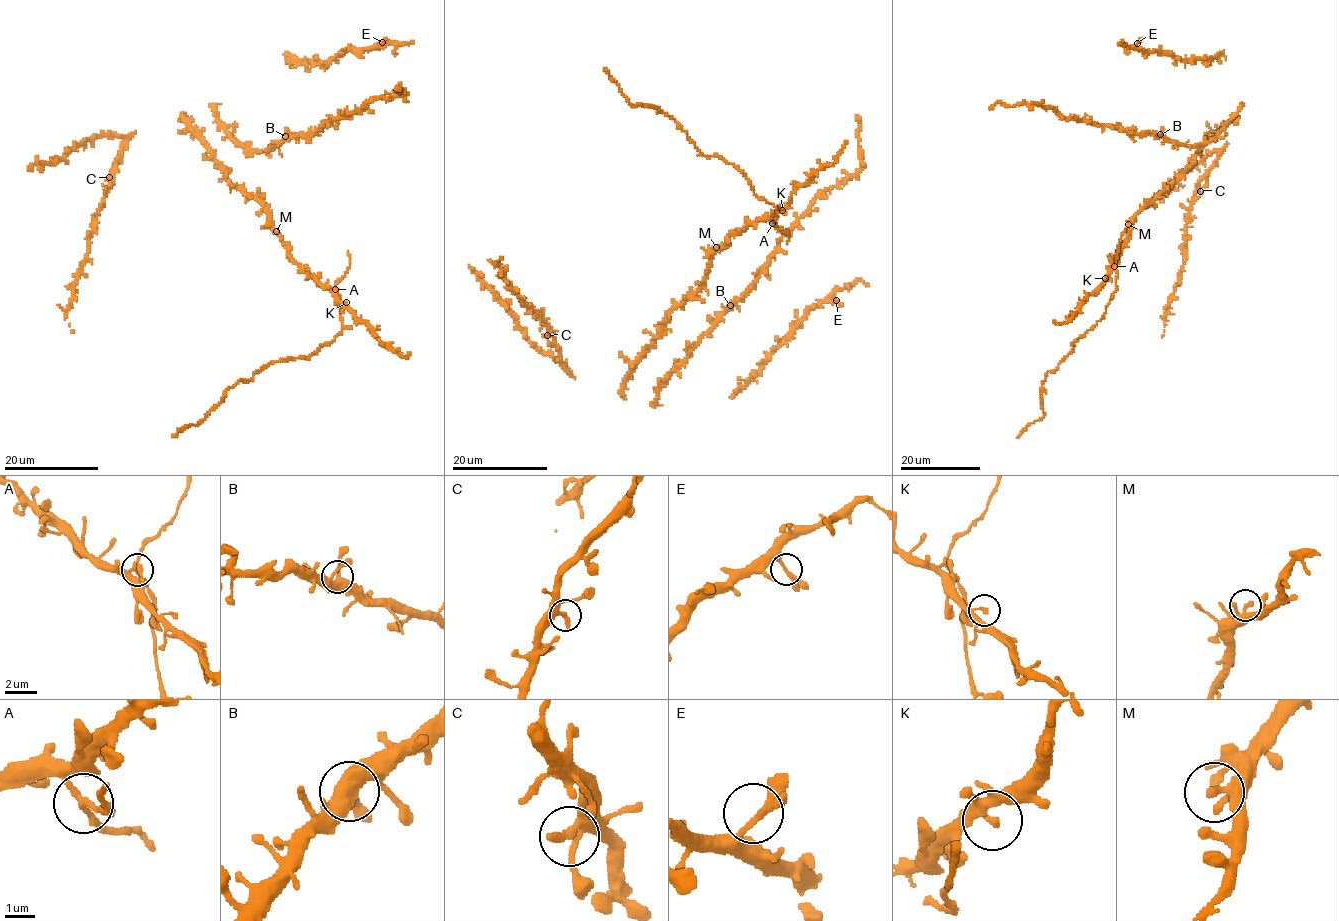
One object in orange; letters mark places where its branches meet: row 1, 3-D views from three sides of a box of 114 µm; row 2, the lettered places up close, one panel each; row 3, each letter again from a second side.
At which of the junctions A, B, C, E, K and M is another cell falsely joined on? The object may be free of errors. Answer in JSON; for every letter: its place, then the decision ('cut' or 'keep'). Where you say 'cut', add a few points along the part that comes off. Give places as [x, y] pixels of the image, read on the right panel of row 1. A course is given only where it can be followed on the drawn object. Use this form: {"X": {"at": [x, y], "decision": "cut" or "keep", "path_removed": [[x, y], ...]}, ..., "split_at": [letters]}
{"A": {"at": [1114, 266], "decision": "cut", "path_removed": [[1114, 267], [1116, 291], [1104, 316], [1076, 340], [1055, 370], [1048, 371], [1041, 384], [1044, 415], [1017, 437]]}, "B": {"at": [1160, 134], "decision": "keep"}, "C": {"at": [1200, 191], "decision": "keep"}, "E": {"at": [1137, 43], "decision": "keep"}, "K": {"at": [1105, 278], "decision": "keep"}, "M": {"at": [1128, 224], "decision": "keep"}, "split_at": ["A"]}

